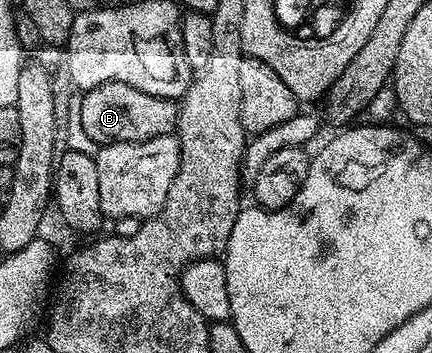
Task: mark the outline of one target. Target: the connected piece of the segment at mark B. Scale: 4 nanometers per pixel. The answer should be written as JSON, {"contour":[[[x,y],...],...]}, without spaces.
{"contour":[[[106,82],[92,88],[80,96],[80,101],[80,130],[84,136],[92,138],[97,146],[122,142],[133,144],[150,138],[173,135],[180,117],[177,101],[134,90],[134,86],[126,86],[122,82]]]}

